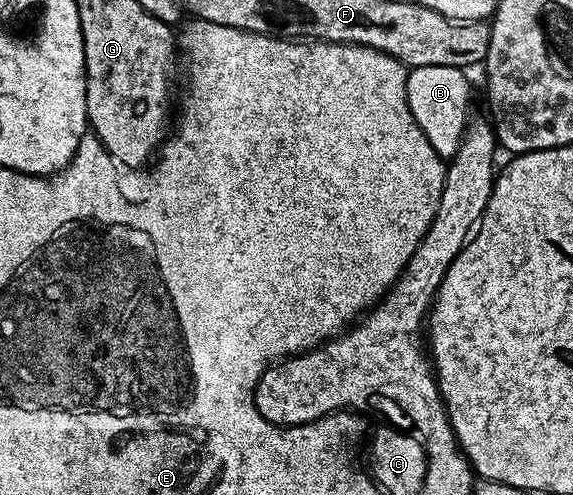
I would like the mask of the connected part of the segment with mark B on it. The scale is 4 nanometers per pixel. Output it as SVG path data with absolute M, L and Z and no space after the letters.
M420 66L409 69L406 73L406 101L410 107L410 113L414 121L424 130L424 138L432 142L432 150L443 158L449 158L456 154L456 150L462 141L462 135L466 129L470 108L470 84L466 81L467 73L460 68L452 66Z

